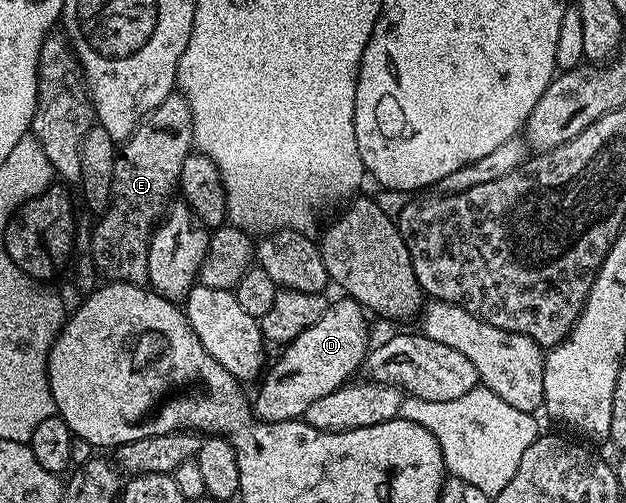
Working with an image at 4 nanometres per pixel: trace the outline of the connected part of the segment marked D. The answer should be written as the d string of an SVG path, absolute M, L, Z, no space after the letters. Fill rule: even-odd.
M341 299L335 304L334 301L327 303L324 318L285 345L281 349L282 357L274 365L271 363L261 377L257 385L258 397L252 400L252 412L263 424L305 417L312 402L324 398L324 394L332 394L332 390L342 387L355 375L353 372L357 368L359 371L365 365L366 354L372 347L370 328L366 325L367 313L357 300Z

